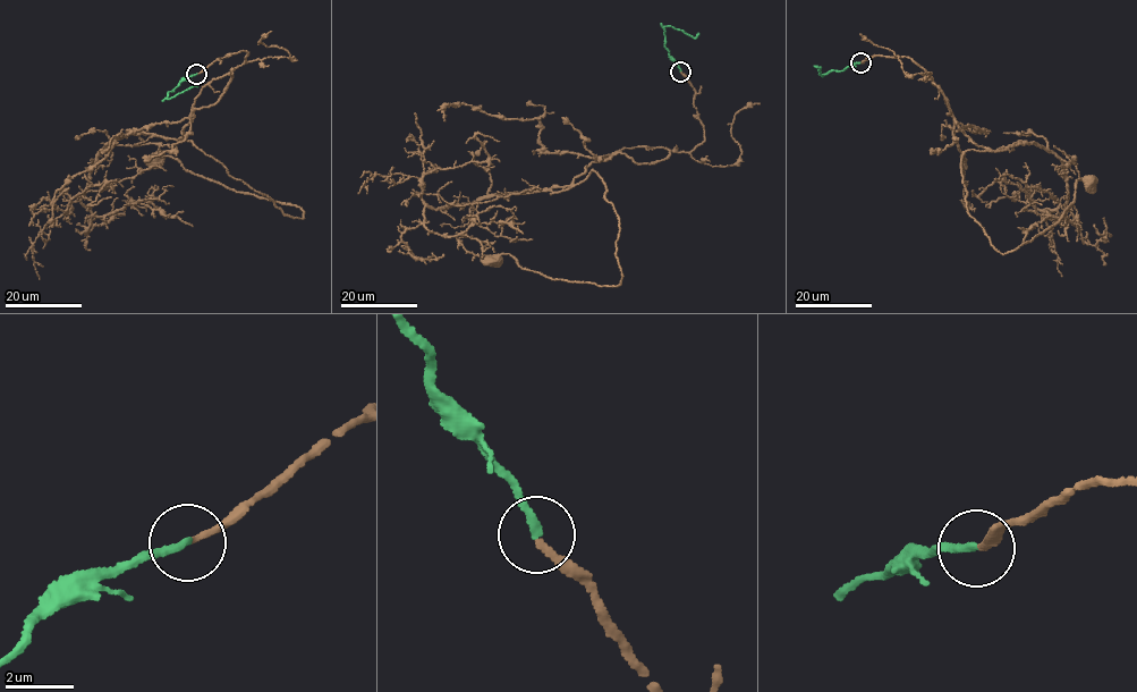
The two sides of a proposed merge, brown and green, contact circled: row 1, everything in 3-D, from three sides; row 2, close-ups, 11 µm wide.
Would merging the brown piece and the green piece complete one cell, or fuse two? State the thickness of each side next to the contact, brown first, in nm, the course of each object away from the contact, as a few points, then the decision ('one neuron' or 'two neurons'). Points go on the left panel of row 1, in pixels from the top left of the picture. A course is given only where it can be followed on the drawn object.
160/220 nm | brown via (197, 74), (248, 53), (209, 82), (179, 138), (285, 216), (304, 217), (299, 207), (236, 192), (159, 158) | green via (197, 74), (179, 83), (167, 98), (196, 85) | one neuron

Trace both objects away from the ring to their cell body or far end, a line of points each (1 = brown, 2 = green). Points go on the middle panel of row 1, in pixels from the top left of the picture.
1: (680, 72), (703, 141), (624, 148), (574, 178), (602, 178), (621, 281), (495, 262)
2: (680, 72), (665, 47), (664, 27), (671, 26), (694, 38), (698, 33)

